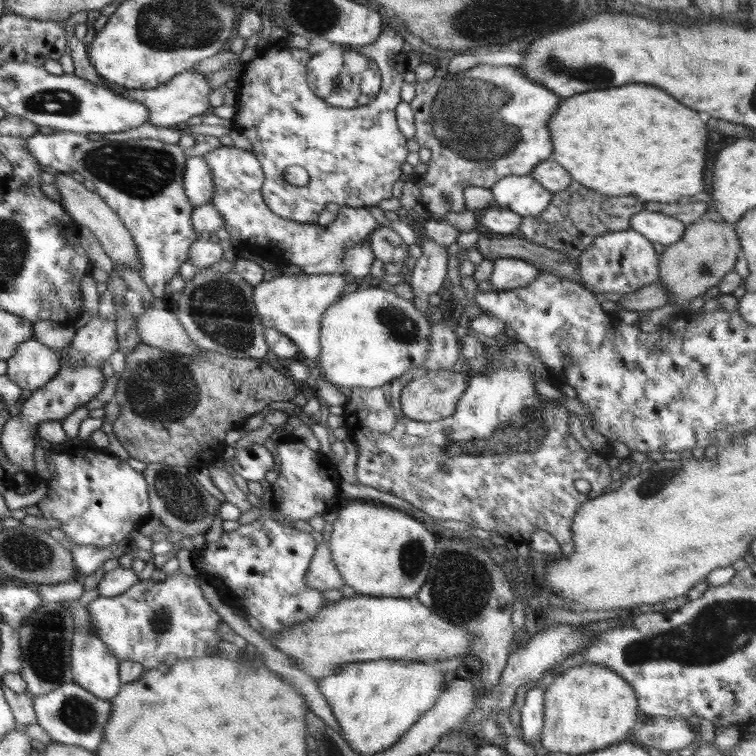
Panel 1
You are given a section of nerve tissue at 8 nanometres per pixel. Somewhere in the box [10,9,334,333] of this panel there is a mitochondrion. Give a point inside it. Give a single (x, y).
(144, 172)

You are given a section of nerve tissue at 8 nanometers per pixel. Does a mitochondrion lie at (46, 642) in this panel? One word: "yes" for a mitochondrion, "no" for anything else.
yes

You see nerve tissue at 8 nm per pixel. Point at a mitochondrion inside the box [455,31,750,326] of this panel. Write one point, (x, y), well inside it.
(589, 74)

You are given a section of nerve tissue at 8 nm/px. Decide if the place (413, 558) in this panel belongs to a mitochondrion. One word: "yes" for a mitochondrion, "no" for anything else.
yes

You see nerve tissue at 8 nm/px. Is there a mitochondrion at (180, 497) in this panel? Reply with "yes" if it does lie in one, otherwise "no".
yes

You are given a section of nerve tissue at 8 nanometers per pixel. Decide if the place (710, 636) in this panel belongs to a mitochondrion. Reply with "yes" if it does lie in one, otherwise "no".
yes

